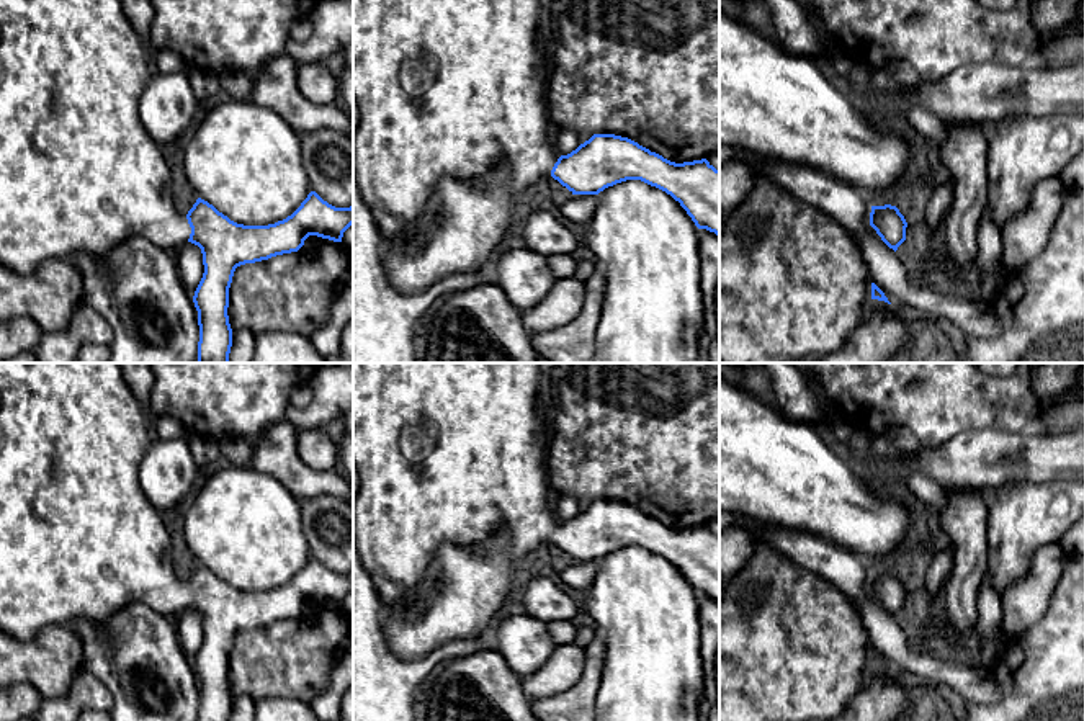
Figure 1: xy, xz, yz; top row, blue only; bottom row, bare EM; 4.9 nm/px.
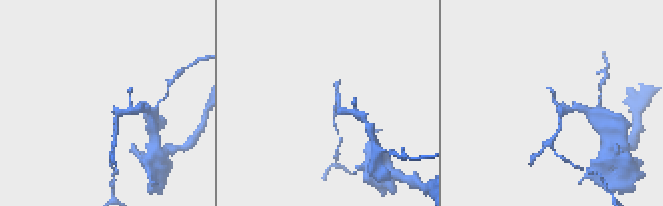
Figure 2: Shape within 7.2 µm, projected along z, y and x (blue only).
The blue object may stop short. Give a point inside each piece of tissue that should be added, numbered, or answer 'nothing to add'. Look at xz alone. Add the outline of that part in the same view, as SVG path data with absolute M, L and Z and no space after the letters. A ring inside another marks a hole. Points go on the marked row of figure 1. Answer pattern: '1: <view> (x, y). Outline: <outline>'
1: xz (478, 100). Outline: M353 0L353 98L360 116L353 136L355 180L386 247L412 229L435 186L445 177L453 180L484 178L497 165L507 162L513 188L525 191L543 177L551 175L559 155L553 144L544 101L548 69L543 65L543 56L536 44L536 33L544 25L546 18L541 15L540 0Z

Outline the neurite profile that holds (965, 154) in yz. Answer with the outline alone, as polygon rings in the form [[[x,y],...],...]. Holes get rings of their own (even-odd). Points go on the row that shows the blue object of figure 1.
[[[945,123],[948,141],[940,159],[955,180],[953,201],[943,217],[940,245],[947,262],[973,275],[978,258],[978,224],[988,203],[988,142],[979,124]]]

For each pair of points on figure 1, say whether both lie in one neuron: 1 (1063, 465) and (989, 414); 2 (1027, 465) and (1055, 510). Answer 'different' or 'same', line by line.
1: different
2: different

